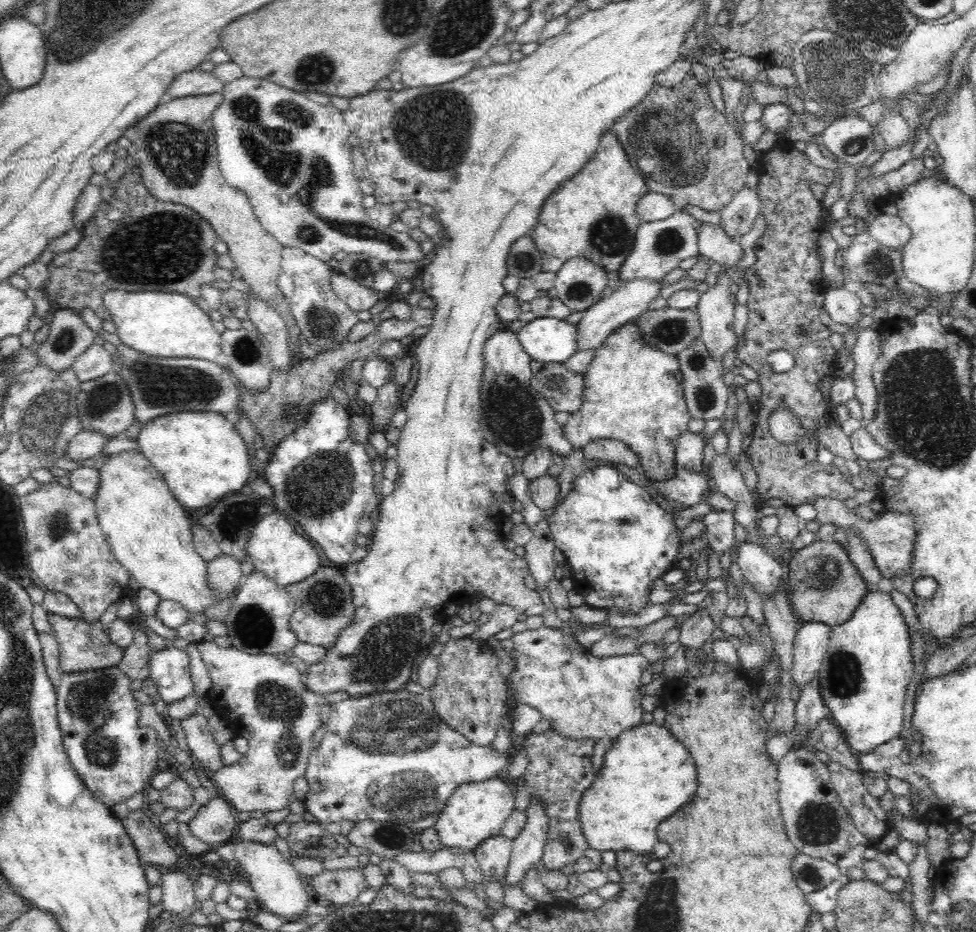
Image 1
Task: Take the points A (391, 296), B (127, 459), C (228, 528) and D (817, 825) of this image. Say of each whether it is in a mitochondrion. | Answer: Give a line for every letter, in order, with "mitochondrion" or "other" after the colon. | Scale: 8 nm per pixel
A: other
B: other
C: mitochondrion
D: mitochondrion

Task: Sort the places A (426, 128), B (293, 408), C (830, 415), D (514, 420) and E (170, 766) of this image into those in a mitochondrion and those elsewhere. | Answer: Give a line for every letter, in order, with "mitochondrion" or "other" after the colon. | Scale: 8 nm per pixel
A: mitochondrion
B: mitochondrion
C: other
D: mitochondrion
E: other

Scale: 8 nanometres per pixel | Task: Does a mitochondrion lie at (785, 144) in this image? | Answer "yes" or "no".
no

